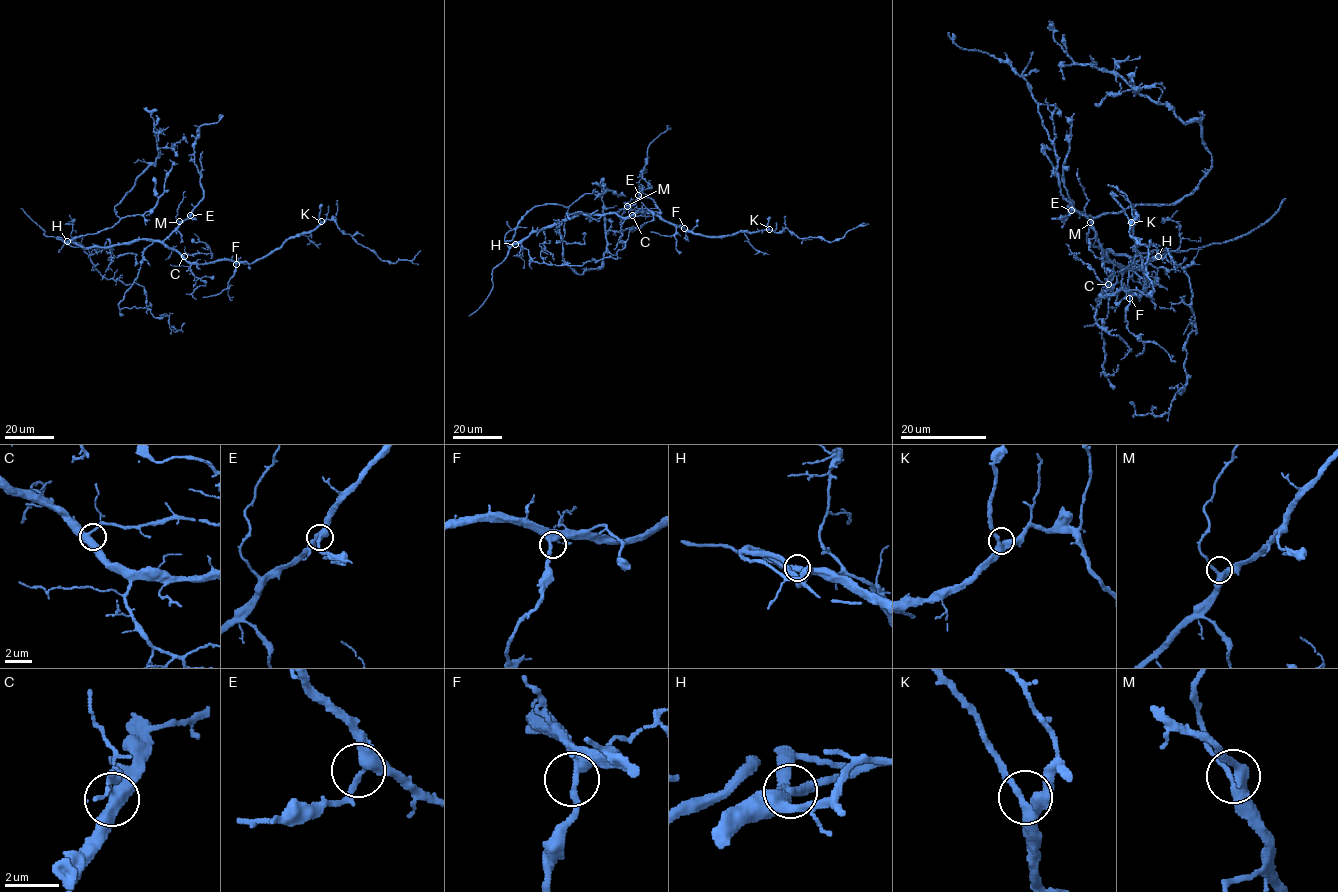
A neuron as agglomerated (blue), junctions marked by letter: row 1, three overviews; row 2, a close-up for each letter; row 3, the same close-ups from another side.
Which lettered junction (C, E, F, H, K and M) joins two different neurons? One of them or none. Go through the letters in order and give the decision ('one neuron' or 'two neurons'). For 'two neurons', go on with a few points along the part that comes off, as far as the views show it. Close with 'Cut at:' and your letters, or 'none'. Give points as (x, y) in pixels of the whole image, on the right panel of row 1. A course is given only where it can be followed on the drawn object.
C: one neuron
E: one neuron
F: one neuron
H: two neurons; course (1158, 256), (1164, 251), (1199, 249), (1246, 235), (1262, 225), (1286, 198)
K: one neuron
M: one neuron
Cut at: H

